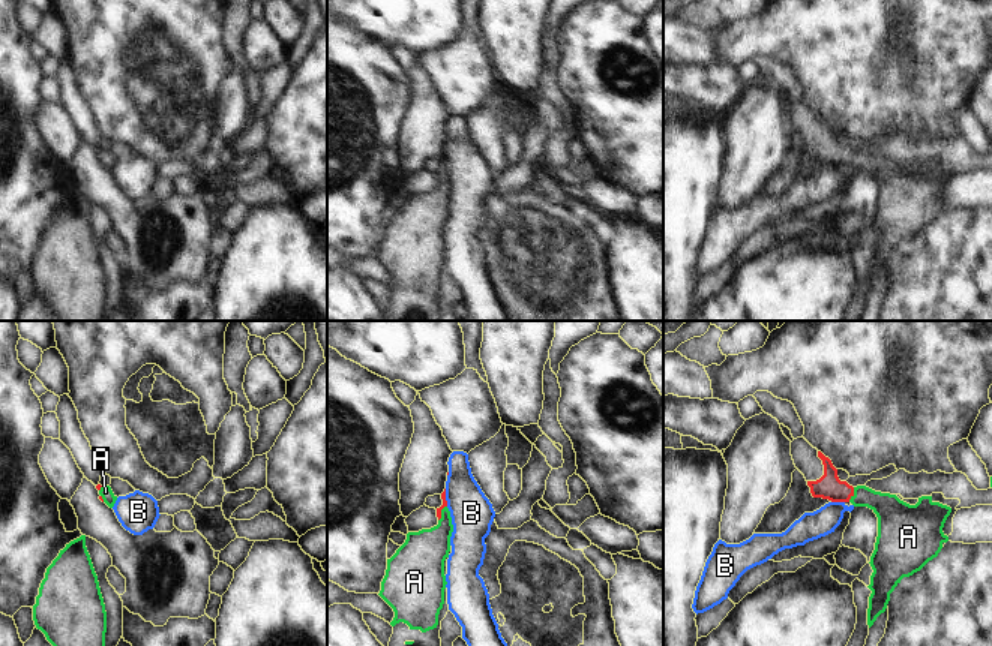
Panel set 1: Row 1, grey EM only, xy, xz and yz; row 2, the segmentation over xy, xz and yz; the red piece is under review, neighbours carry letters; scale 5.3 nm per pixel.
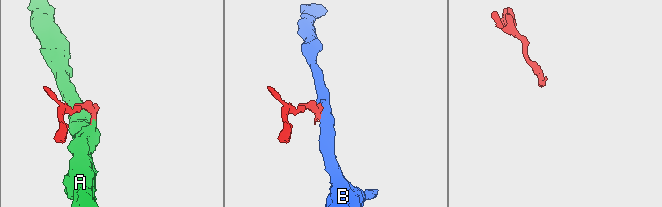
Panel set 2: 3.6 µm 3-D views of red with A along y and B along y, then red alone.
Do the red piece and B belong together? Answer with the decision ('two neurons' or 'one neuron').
two neurons

